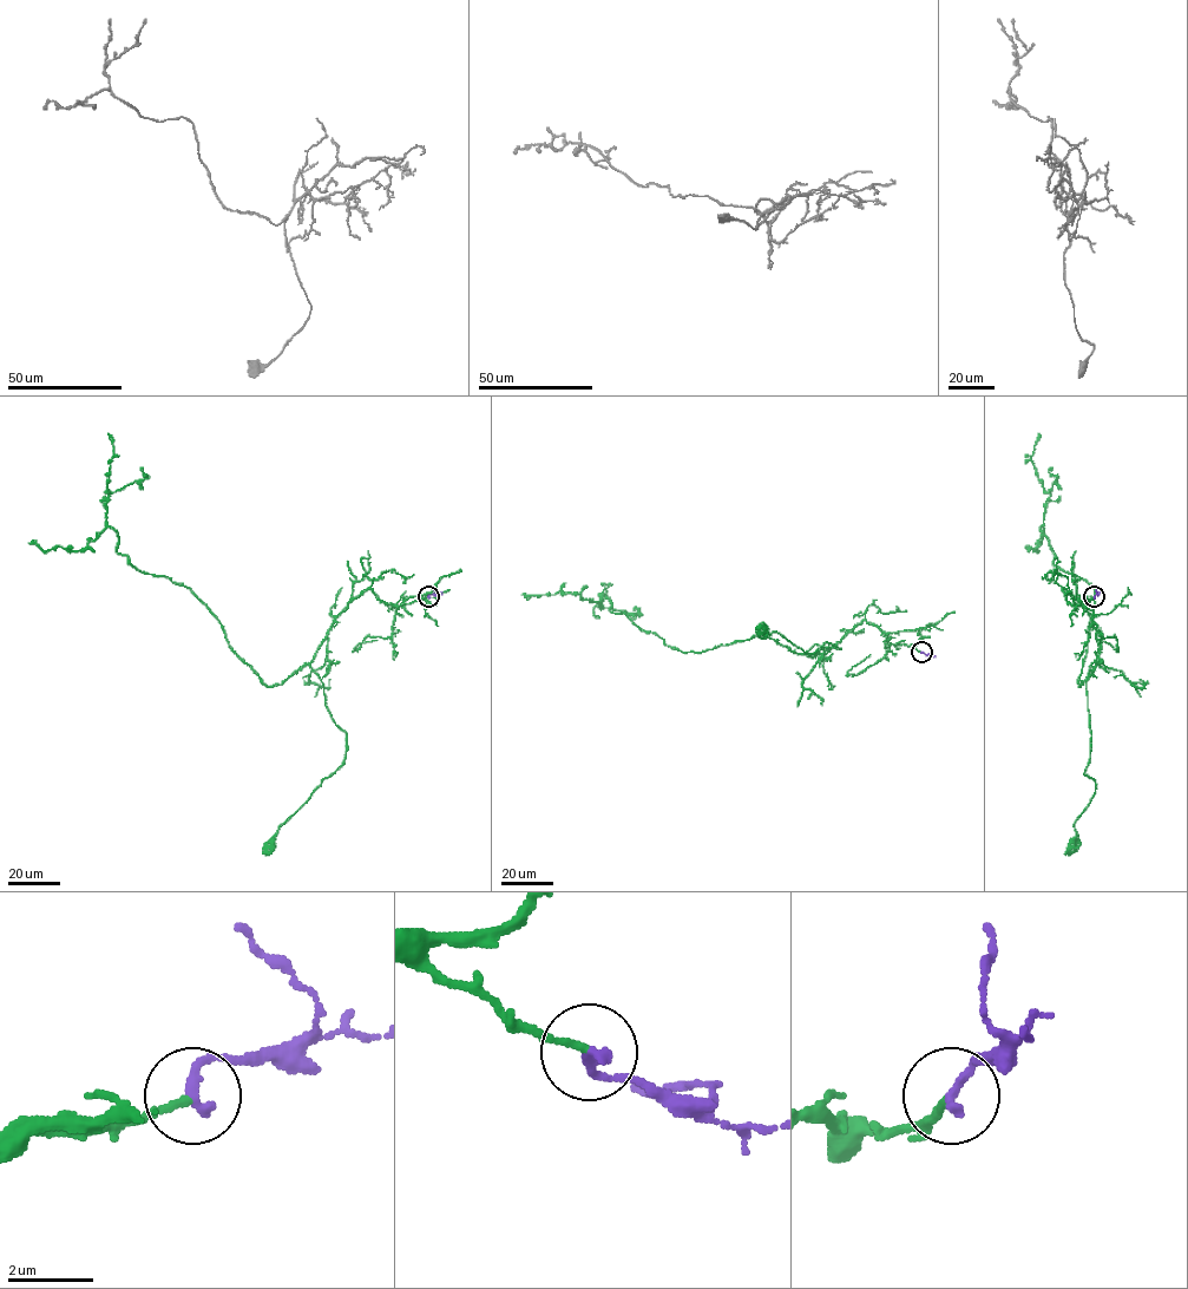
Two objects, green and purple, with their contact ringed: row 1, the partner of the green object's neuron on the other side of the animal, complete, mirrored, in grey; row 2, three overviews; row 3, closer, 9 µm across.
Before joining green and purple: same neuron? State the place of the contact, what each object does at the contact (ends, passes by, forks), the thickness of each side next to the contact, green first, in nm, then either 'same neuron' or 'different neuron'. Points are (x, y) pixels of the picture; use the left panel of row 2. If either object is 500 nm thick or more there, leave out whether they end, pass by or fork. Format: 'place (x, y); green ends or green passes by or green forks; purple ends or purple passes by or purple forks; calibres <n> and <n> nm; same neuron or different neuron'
place (428, 596); green ends; purple ends; calibres 160 and 280 nm; same neuron

